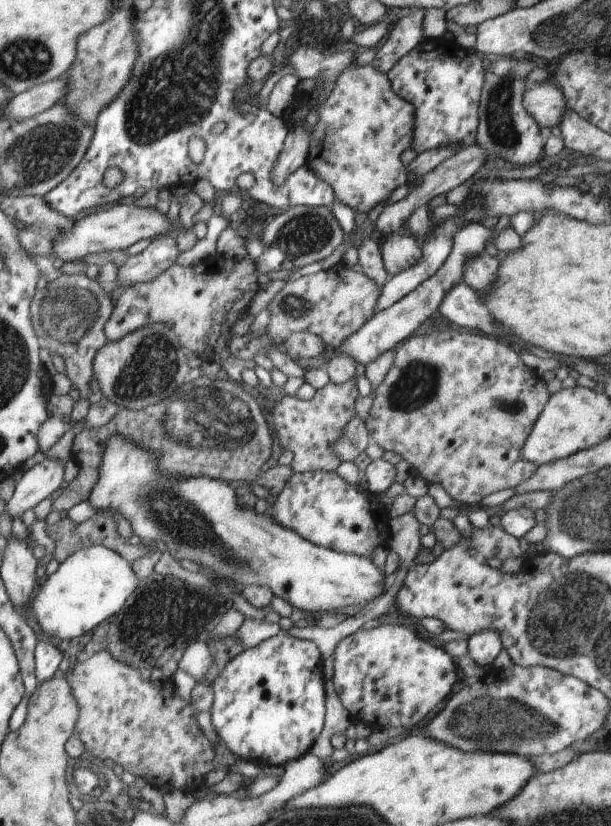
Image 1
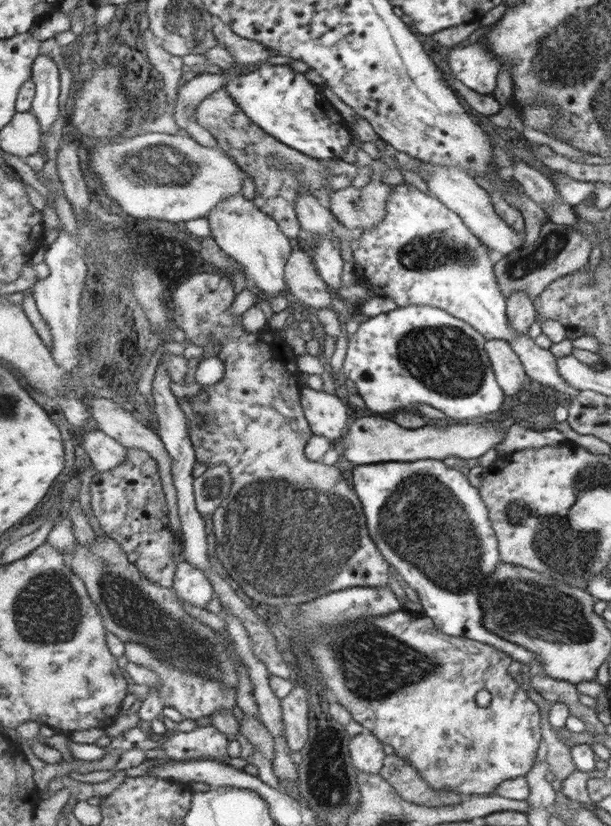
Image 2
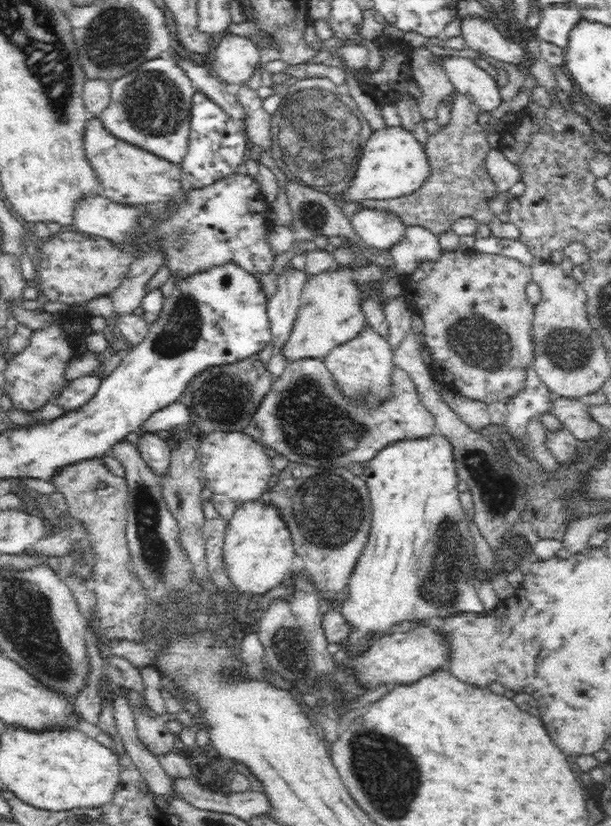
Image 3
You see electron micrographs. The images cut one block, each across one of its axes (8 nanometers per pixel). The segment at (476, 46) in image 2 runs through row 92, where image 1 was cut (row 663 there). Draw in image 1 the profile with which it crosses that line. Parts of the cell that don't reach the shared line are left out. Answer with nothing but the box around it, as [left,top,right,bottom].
[467,627,503,671]

